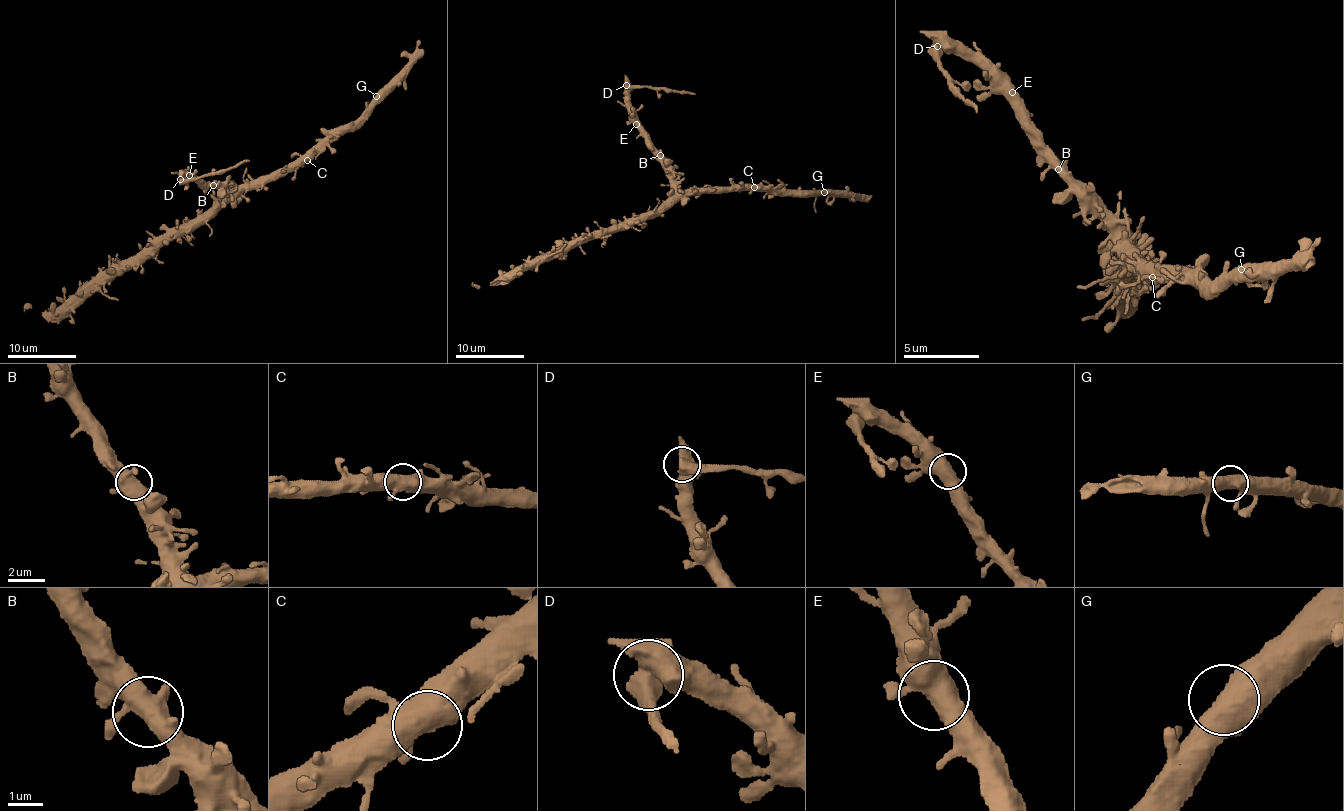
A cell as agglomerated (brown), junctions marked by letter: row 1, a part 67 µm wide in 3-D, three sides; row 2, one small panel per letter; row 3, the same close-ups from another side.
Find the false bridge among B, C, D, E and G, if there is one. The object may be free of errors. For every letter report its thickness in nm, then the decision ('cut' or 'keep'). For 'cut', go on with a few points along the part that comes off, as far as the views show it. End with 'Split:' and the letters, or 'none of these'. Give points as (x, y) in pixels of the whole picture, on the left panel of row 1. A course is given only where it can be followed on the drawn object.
B: calibre 480 nm; keep
C: calibre 480 nm; keep
D: calibre 550 nm; cut; course (180, 178), (198, 179), (219, 174), (249, 160)
E: calibre 480 nm; keep
G: calibre 480 nm; keep
Split: D

